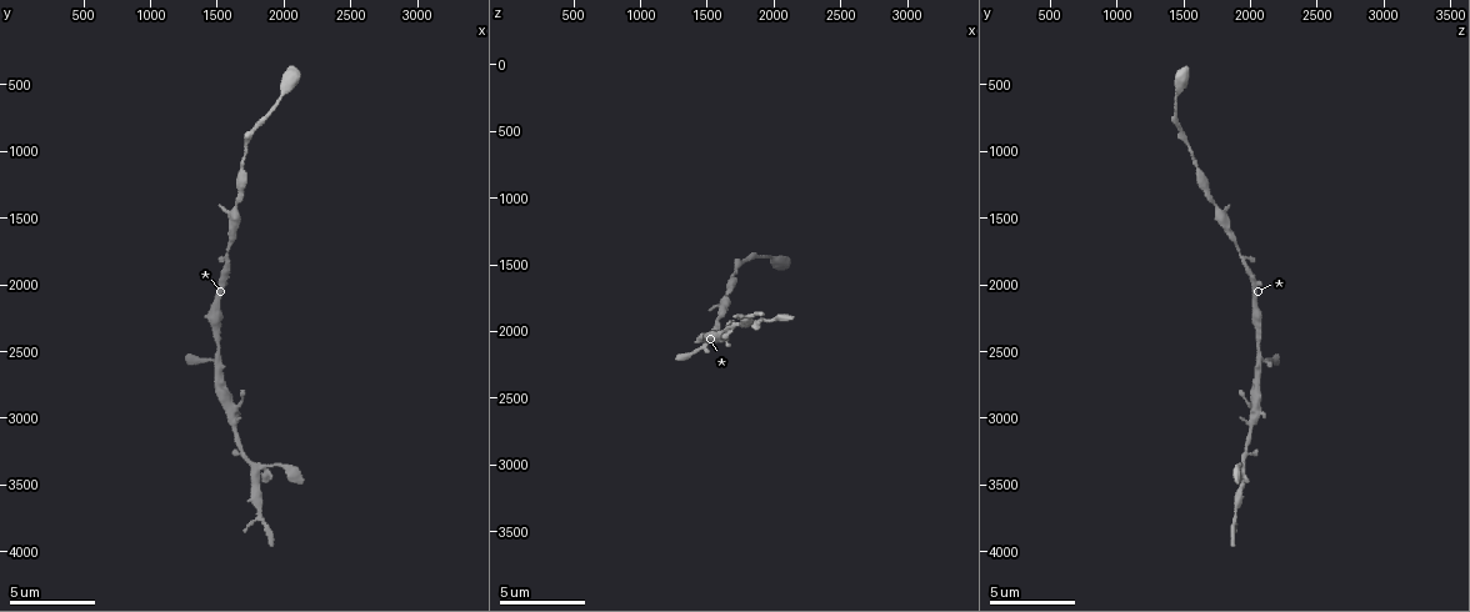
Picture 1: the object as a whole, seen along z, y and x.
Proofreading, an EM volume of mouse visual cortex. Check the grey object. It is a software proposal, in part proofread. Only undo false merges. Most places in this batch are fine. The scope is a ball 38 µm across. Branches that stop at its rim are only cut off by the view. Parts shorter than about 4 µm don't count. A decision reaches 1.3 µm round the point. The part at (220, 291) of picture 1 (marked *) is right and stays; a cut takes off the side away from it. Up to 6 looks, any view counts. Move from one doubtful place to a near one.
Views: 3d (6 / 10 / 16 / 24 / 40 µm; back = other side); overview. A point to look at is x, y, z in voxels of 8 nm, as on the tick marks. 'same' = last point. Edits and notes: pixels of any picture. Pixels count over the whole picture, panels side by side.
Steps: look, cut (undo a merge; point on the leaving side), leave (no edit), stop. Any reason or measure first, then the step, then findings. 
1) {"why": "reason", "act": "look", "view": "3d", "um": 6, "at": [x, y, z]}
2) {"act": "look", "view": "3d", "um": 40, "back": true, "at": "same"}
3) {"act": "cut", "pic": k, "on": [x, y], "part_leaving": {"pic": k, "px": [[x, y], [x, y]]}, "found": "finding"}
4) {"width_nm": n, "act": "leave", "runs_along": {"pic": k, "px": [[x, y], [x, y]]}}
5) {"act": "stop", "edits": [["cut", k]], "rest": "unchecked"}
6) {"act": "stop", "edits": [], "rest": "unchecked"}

{"why": "side arm on a straight run", "act": "look", "view": "3d", "um": 10, "at": [1500, 2440, 2080]}

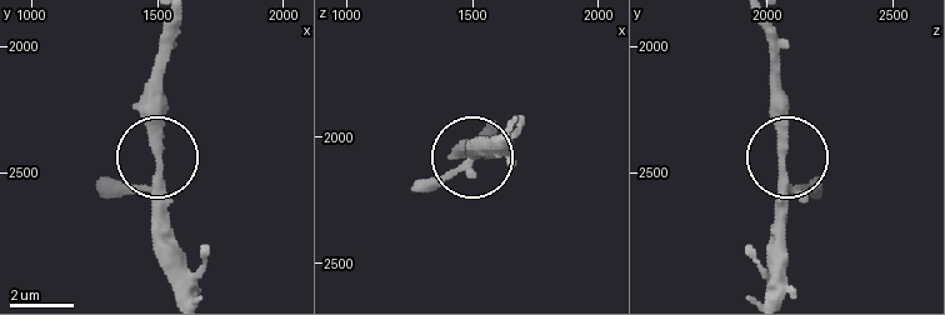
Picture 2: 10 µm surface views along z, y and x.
{"act": "leave", "runs_along": {"pic": 2, "px": [[163, 60], [154, 256]]}, "found": "one cell here"}

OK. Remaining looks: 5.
{"act": "look", "view": "3d", "um": 16, "at": [1720, 3320, 1940]}

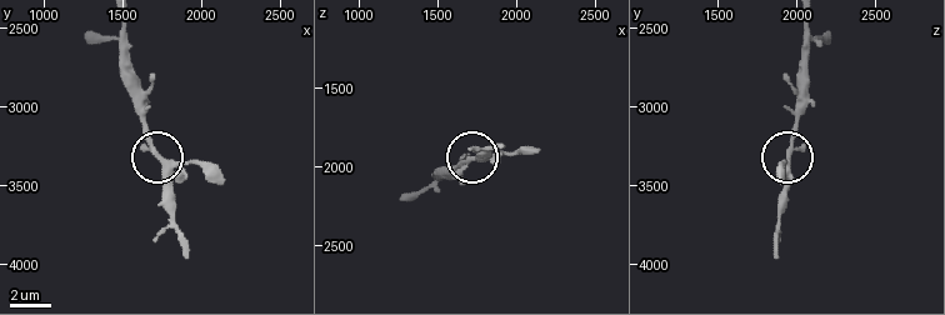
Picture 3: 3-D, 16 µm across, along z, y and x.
{"why": "closer look", "act": "look", "view": "3d", "um": 6, "at": [1720, 3320, 1940]}

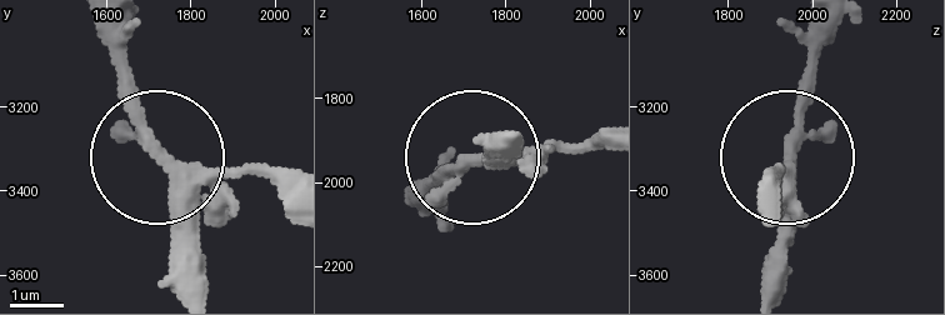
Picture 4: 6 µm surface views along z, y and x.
{"width_nm": 250, "act": "leave", "runs_along": {"pic": 4, "px": [[96, 25], [168, 186], [168, 289]]}, "found": "all the same cell"}

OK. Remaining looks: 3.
{"why": "three arms meet", "act": "look", "view": "3d", "um": 10, "at": [1660, 1380, 1720]}

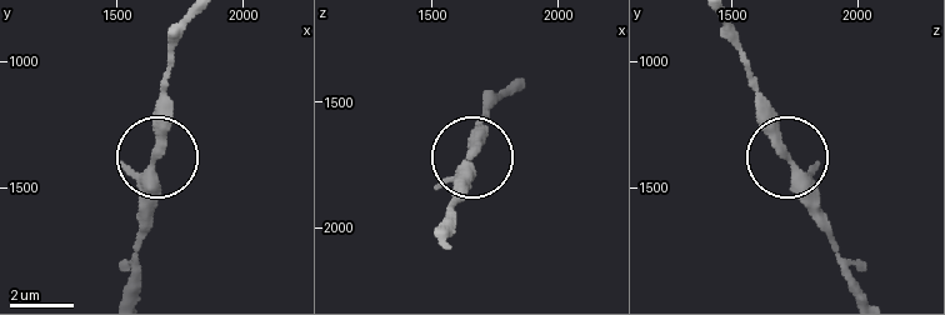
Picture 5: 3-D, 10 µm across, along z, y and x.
{"width_nm": 260, "act": "leave", "runs_along": {"pic": 5, "px": [[125, 293], [163, 78]]}, "found": "continuous, no second cell"}

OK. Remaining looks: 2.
{"act": "stop", "edits": [], "rest": "unchecked"}

